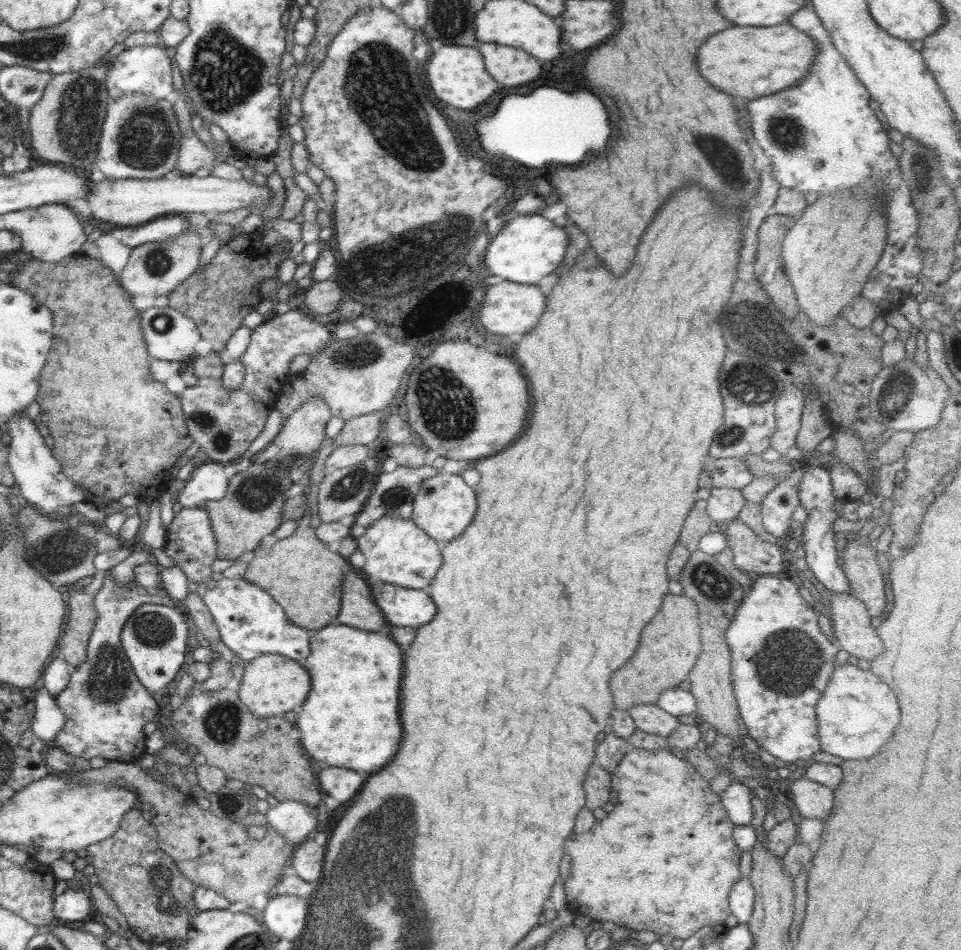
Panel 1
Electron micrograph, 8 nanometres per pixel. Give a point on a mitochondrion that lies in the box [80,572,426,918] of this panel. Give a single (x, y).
(108, 683)

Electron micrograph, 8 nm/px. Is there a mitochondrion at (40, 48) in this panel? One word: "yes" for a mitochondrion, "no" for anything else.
yes

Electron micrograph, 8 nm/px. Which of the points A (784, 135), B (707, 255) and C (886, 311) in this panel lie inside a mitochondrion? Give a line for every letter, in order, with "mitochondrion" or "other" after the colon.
A: mitochondrion
B: other
C: other

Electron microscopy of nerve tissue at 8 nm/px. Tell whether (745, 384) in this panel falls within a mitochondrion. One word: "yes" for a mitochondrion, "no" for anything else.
yes

